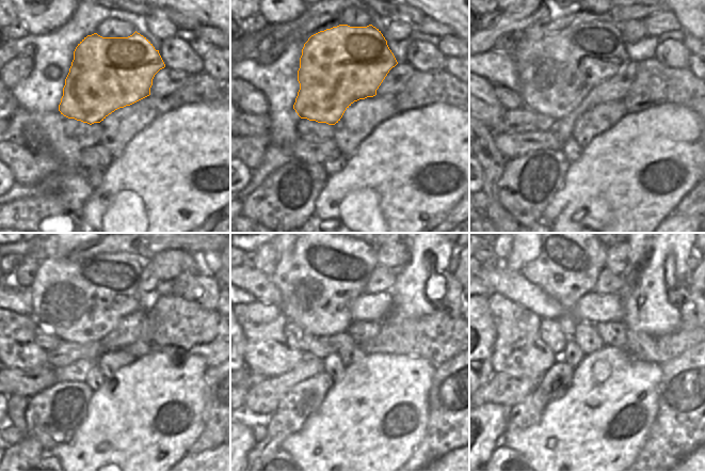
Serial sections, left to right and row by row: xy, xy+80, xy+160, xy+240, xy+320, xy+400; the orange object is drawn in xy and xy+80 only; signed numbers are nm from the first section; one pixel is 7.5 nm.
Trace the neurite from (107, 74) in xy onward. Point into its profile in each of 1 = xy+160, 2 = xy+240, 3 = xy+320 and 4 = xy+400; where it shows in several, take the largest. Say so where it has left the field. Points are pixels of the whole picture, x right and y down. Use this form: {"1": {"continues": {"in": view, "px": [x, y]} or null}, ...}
{"1": {"continues": {"in": "xy+160", "px": [556, 73]}}, "2": {"continues": {"in": "xy+240", "px": [82, 300]}}, "3": {"continues": {"in": "xy+320", "px": [326, 270]}}, "4": {"continues": {"in": "xy+400", "px": [571, 260]}}}

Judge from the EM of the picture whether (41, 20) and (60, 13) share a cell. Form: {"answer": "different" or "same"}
{"answer": "same"}

